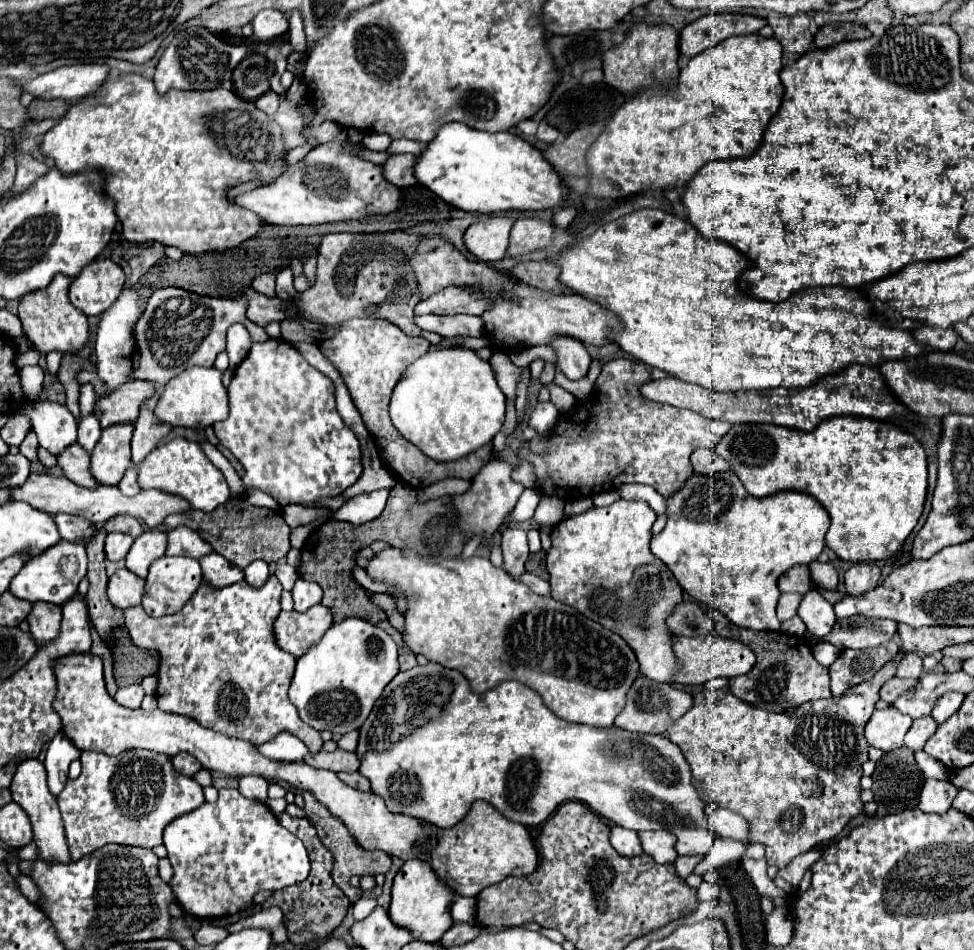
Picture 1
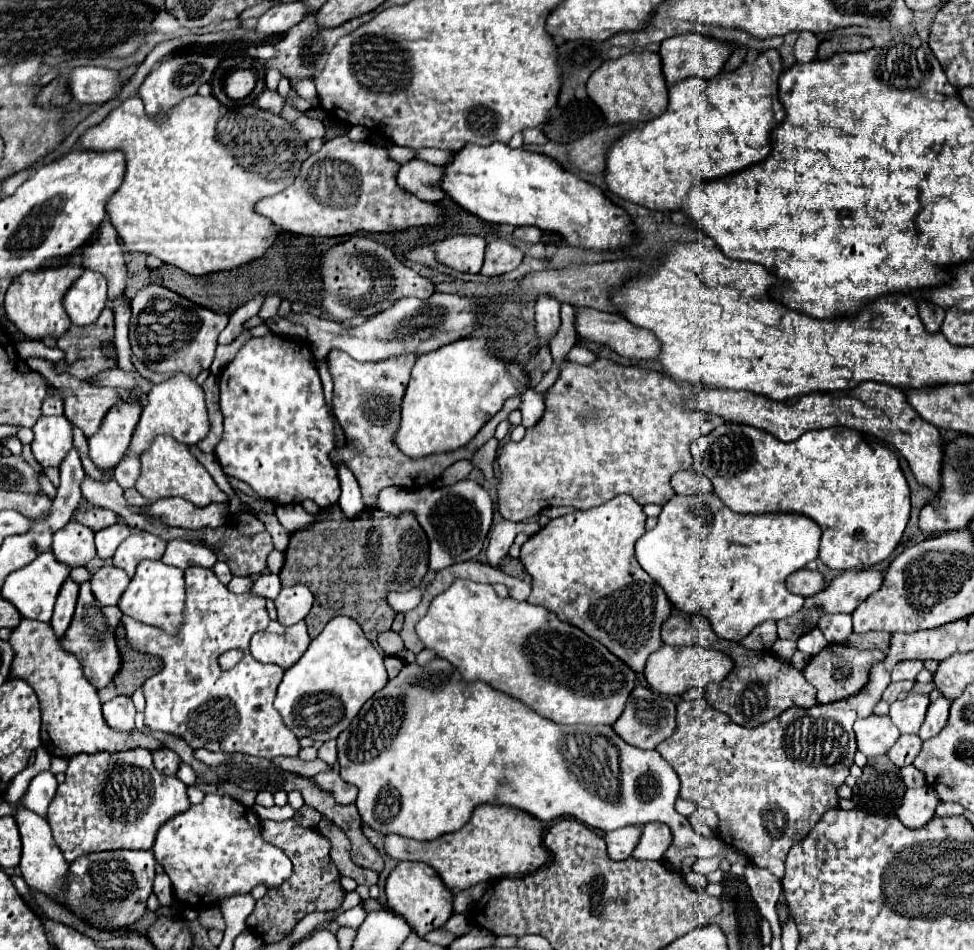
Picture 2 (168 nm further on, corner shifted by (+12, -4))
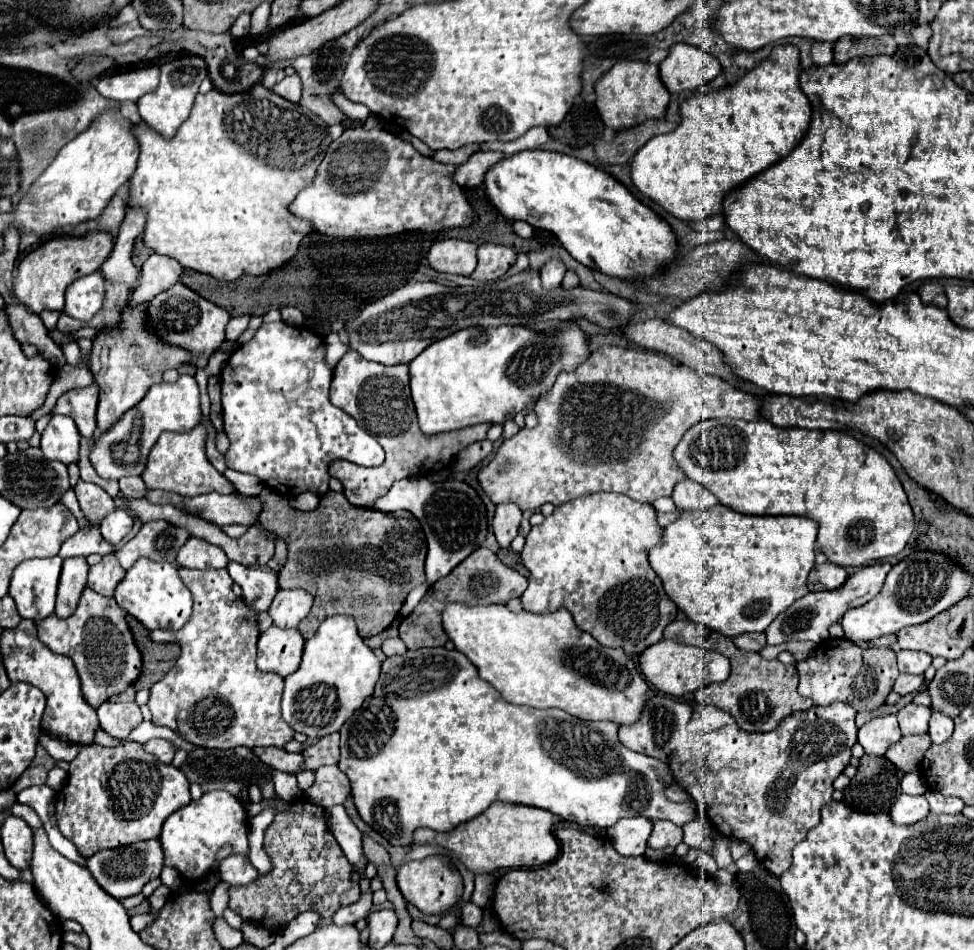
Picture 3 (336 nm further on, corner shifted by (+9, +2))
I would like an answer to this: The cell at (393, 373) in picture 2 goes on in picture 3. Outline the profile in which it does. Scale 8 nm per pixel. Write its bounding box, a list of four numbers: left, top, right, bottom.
[329,349,489,507]

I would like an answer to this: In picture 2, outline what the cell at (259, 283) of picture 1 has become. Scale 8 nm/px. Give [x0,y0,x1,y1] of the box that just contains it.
[130,285,228,379]

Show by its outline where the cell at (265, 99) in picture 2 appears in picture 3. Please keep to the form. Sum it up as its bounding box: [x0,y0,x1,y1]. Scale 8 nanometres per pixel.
[273,75,301,103]

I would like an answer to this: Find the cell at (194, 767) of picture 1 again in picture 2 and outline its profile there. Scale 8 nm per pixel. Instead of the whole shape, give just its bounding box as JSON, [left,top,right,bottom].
[152,749,180,775]

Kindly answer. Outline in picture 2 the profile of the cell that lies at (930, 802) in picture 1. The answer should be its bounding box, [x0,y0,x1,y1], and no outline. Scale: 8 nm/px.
[896,785,940,829]

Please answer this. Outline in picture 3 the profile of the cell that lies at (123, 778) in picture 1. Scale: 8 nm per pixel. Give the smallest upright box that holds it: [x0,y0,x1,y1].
[57,743,191,857]

